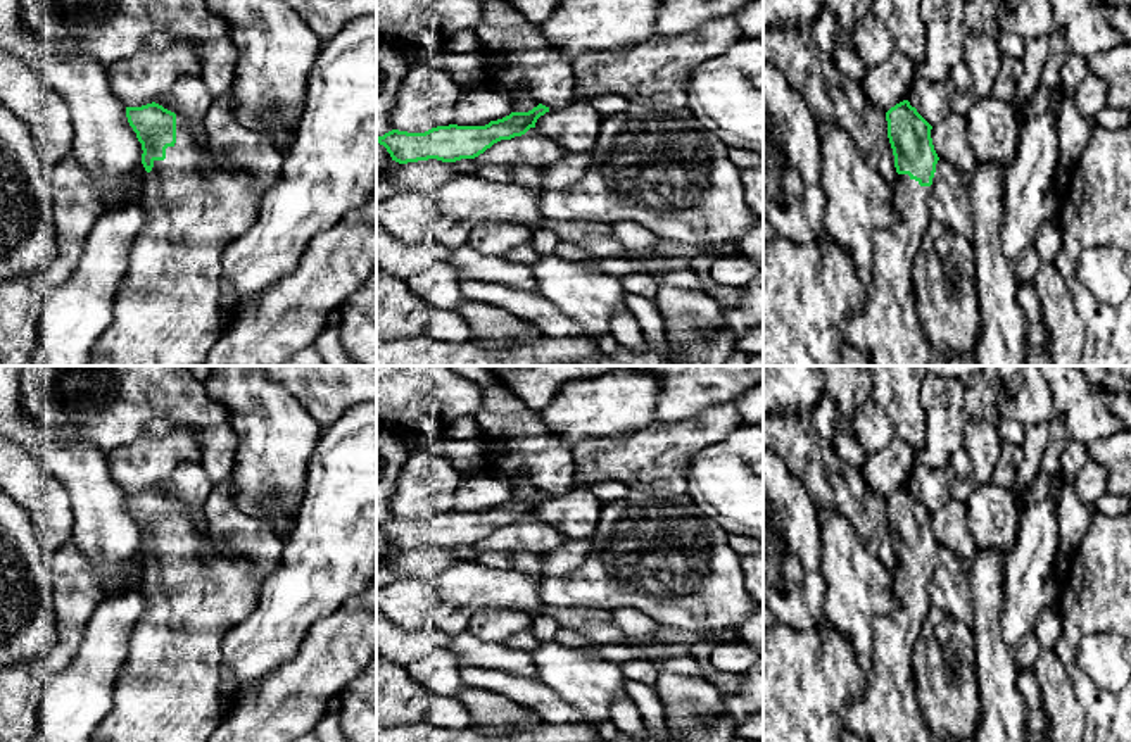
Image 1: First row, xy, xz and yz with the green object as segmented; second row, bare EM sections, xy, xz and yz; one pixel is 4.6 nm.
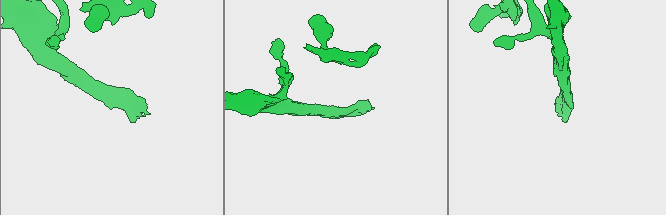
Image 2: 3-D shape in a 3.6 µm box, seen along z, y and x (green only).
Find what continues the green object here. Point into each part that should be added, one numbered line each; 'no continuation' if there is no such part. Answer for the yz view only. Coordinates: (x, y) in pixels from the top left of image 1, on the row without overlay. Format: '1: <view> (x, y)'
1: yz (888, 711)

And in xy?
1: xy (170, 689)

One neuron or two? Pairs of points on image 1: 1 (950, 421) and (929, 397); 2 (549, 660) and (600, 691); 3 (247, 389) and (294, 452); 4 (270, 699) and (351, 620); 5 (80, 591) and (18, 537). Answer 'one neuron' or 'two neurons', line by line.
1: one neuron
2: one neuron
3: one neuron
4: one neuron
5: two neurons

